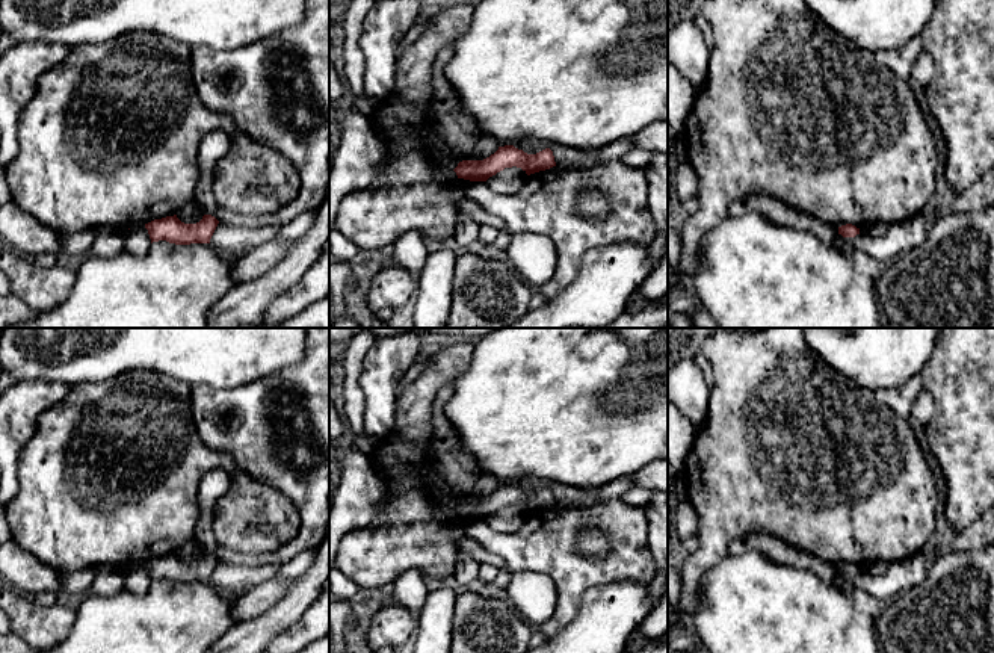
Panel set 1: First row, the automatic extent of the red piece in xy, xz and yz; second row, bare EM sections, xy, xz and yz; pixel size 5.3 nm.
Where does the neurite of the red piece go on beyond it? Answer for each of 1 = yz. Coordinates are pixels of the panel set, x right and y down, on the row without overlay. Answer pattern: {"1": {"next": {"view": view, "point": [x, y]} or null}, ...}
{"1": {"next": null}}

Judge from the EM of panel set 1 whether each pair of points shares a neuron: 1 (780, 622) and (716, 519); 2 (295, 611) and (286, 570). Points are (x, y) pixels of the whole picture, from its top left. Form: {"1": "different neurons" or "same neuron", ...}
{"1": "different neurons", "2": "different neurons"}

